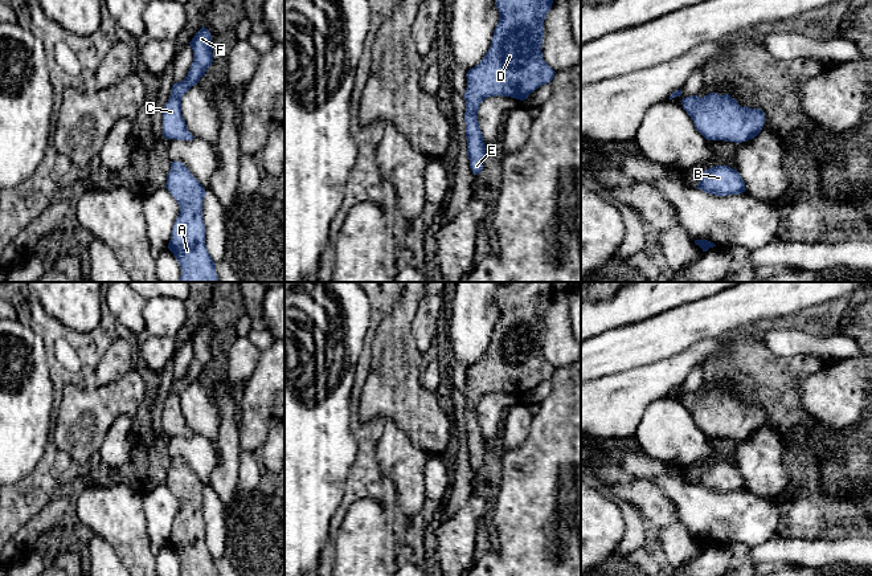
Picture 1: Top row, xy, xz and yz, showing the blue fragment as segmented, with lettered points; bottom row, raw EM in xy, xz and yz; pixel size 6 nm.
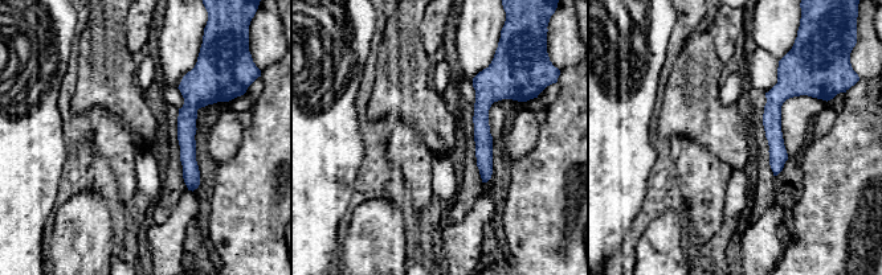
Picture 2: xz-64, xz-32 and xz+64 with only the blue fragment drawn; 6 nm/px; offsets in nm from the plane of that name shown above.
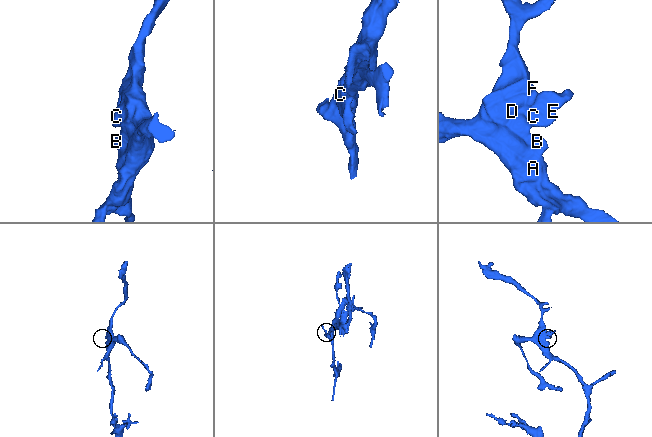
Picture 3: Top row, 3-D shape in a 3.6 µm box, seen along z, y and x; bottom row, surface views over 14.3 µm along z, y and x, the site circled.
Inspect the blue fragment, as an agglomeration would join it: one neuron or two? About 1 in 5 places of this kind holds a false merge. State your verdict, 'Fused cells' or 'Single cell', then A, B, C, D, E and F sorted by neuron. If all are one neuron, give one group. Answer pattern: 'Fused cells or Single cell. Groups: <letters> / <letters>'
Single cell. Groups: A B C D E F

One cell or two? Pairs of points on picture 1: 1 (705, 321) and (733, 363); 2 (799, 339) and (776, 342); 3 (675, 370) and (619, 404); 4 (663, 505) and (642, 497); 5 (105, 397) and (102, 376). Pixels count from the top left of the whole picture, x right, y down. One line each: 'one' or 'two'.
1: two
2: one
3: one
4: one
5: two

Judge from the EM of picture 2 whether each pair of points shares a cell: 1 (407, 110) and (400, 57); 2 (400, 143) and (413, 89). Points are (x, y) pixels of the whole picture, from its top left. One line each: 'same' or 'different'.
1: same
2: different

